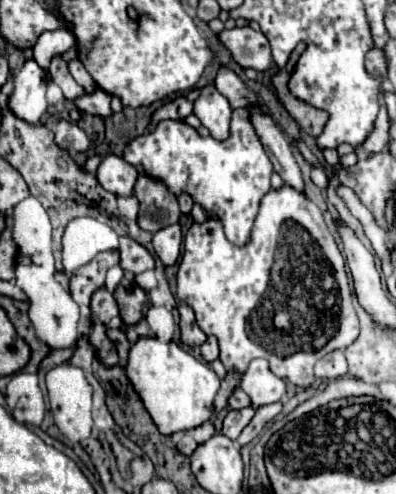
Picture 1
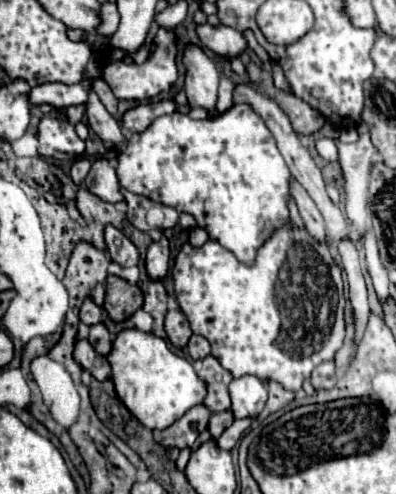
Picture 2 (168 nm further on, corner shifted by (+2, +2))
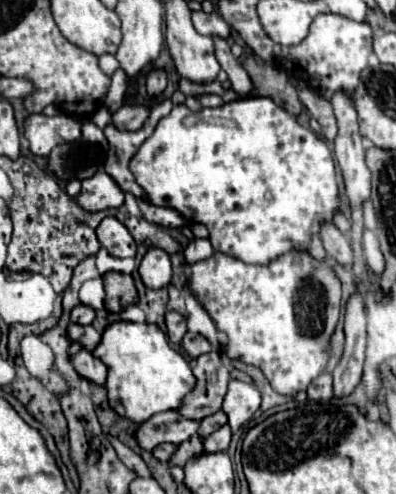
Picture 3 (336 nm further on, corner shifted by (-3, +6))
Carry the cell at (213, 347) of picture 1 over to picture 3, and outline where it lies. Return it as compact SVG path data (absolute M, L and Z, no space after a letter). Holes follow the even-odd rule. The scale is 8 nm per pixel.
M187 332L187 334L183 336L181 346L183 346L183 350L185 350L191 358L199 358L201 354L211 352L211 344L209 344L209 340L207 340L205 336L201 336L201 334L193 334L193 332Z

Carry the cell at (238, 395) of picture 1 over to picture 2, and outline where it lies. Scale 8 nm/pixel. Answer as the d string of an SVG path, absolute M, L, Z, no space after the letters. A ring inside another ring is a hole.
M206 356L202 360L202 366L198 368L198 376L208 382L208 394L204 398L204 404L212 412L228 410L230 408L228 384L232 382L232 374L228 370L224 370L214 356Z

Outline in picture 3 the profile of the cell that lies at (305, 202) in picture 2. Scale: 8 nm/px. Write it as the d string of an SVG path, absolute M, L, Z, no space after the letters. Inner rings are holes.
M323 224L319 236L321 236L323 246L327 250L327 256L331 260L335 260L341 266L351 266L353 264L351 242L333 224Z

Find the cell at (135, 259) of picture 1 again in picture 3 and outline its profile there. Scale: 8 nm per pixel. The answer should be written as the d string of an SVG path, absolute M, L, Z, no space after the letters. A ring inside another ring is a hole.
M107 216L101 220L101 224L97 226L97 238L99 244L117 258L127 258L127 256L135 256L135 240L129 234L129 230L113 216Z

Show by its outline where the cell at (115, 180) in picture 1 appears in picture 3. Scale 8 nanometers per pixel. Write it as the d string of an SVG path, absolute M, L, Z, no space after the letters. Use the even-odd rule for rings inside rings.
M99 172L93 178L81 182L81 192L75 198L75 202L85 212L99 212L99 210L123 206L123 198L125 194L115 184L115 180L109 178L105 172Z

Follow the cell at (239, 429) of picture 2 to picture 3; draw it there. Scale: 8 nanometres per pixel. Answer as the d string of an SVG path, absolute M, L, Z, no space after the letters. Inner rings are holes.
M221 426L219 430L215 430L215 434L207 436L203 440L203 448L205 452L225 452L229 448L229 442L231 442L231 430L229 426Z

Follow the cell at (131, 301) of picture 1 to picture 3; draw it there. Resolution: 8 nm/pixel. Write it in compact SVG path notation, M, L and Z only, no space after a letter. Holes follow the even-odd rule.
M107 272L103 274L105 286L105 308L109 312L121 312L131 304L137 304L137 288L129 274Z

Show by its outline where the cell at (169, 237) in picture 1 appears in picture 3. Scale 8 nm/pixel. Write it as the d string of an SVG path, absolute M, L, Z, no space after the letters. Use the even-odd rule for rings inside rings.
M151 248L141 264L139 264L139 276L145 286L151 286L157 290L159 286L167 286L171 282L171 260L165 250Z

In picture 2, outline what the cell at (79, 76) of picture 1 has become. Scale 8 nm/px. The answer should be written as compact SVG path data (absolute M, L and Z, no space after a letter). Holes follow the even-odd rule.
M90 90L88 100L86 100L86 118L88 118L90 128L104 140L106 148L126 142L118 122L112 118L112 114L104 108L100 98L92 90Z

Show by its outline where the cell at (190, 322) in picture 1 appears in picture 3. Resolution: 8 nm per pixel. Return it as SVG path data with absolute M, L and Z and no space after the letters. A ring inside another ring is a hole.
M167 312L165 314L165 326L167 326L167 336L173 344L181 344L185 332L187 332L187 320L179 312Z

